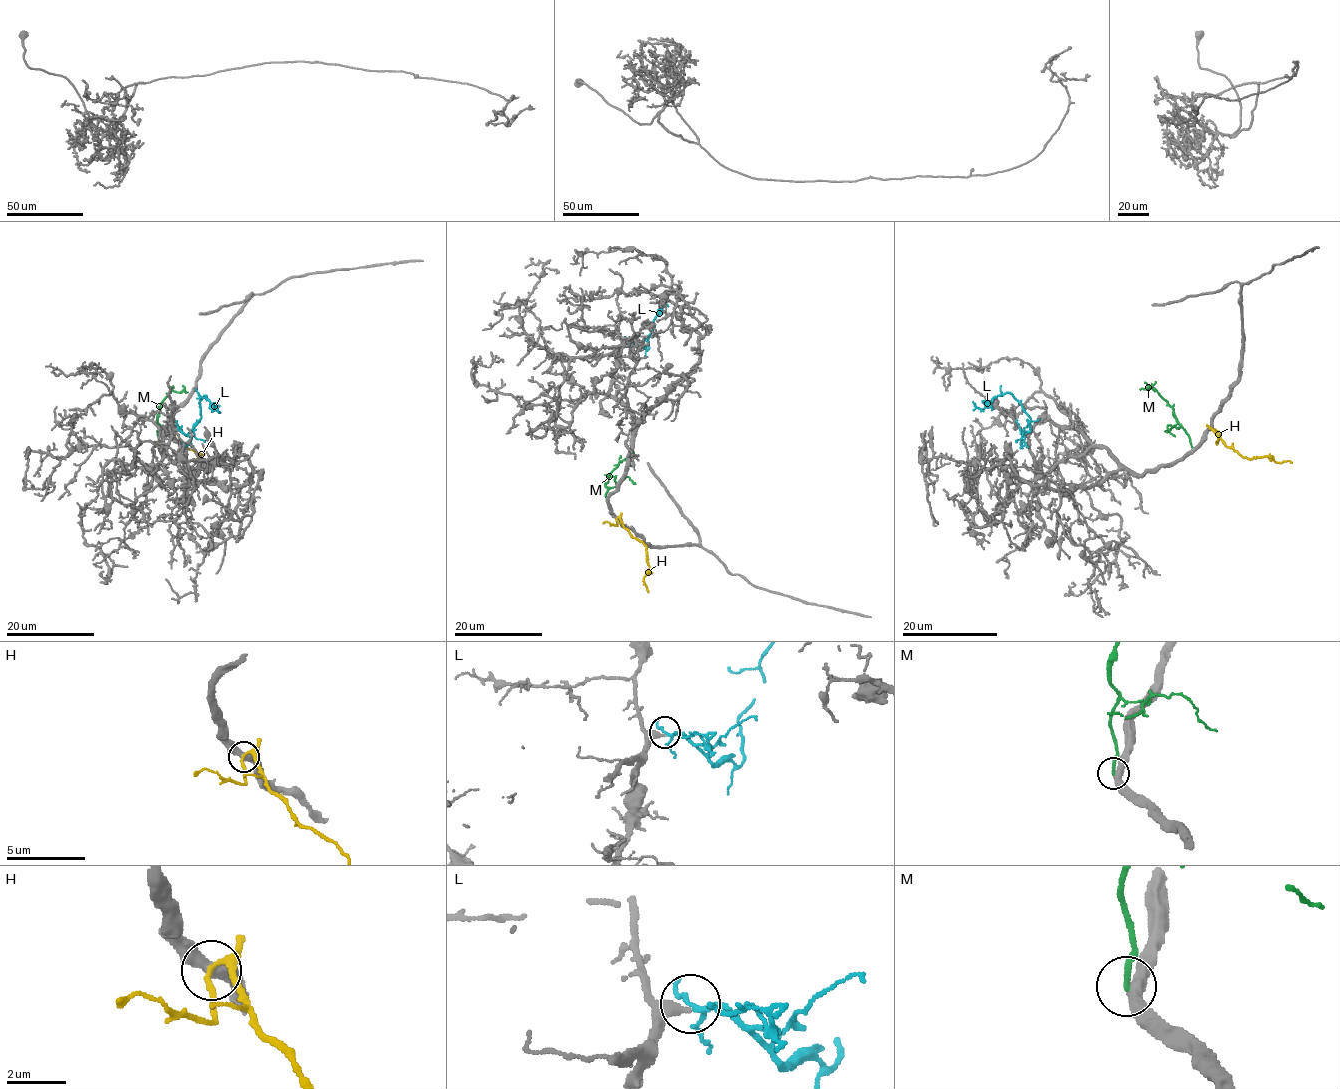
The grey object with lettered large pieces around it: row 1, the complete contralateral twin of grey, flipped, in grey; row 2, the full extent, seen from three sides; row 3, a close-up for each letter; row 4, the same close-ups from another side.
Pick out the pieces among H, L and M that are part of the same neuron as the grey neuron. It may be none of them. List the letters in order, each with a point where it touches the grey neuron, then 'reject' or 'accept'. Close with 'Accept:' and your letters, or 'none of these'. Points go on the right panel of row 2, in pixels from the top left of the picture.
H: contact (1212, 428); reject
L: contact (1020, 430); accept
M: contact (1193, 449); reject
Accept: L

